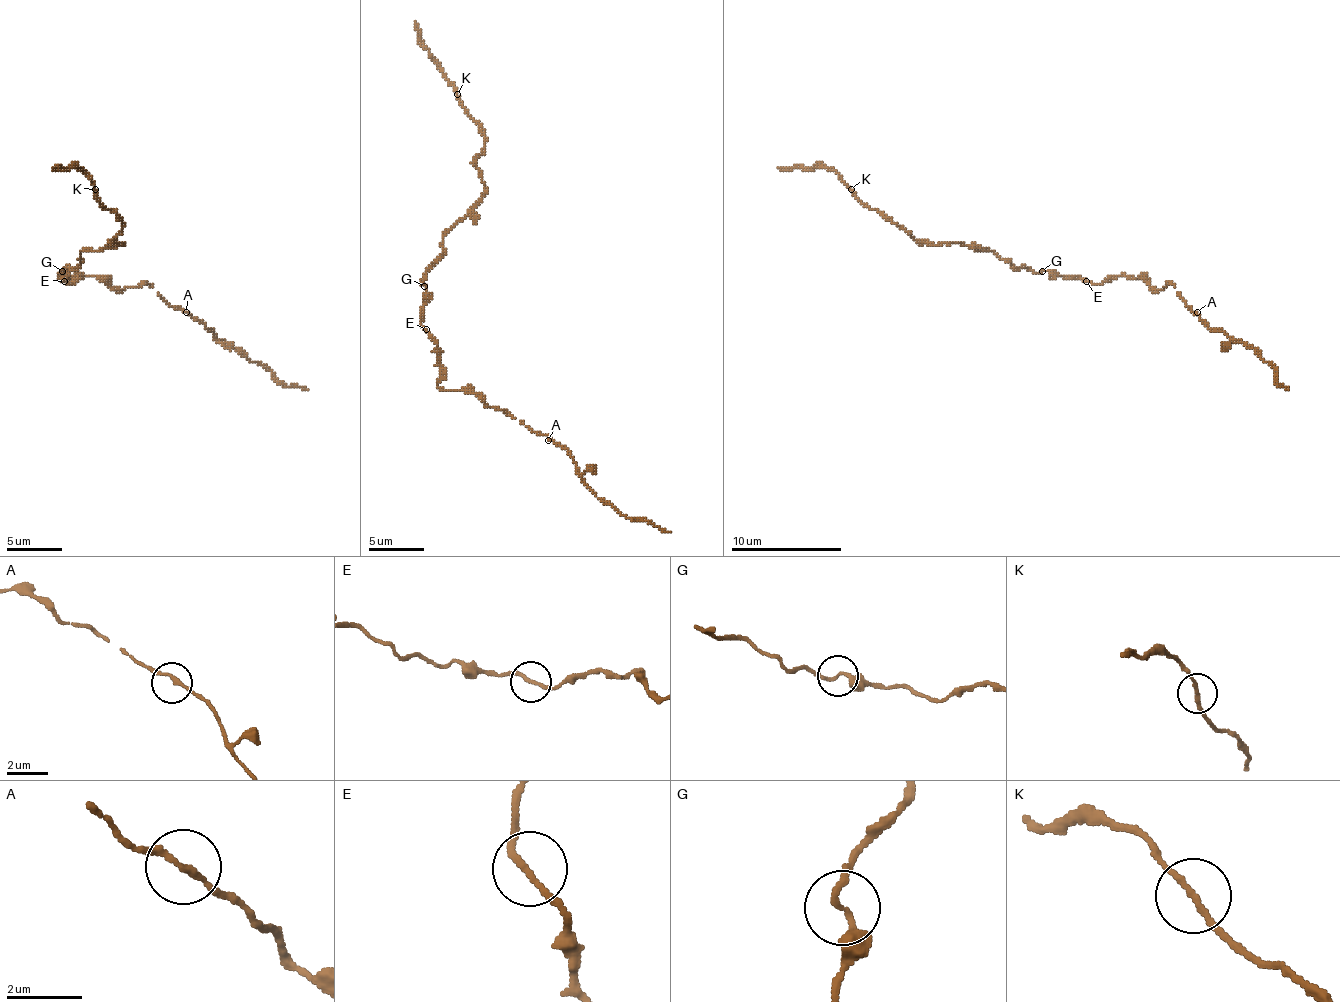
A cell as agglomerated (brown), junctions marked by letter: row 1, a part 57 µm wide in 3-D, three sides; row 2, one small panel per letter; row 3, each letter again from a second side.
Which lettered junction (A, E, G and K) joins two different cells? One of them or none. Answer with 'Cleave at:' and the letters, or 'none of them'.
Cleave at: none of them

